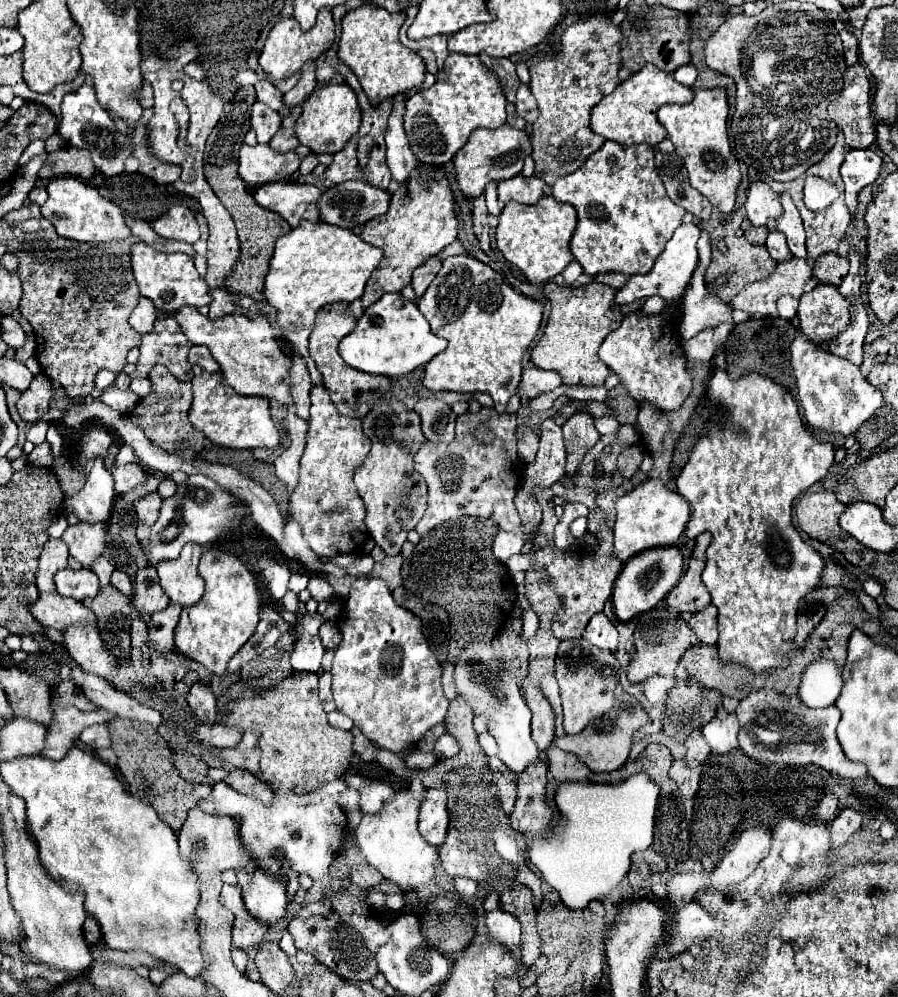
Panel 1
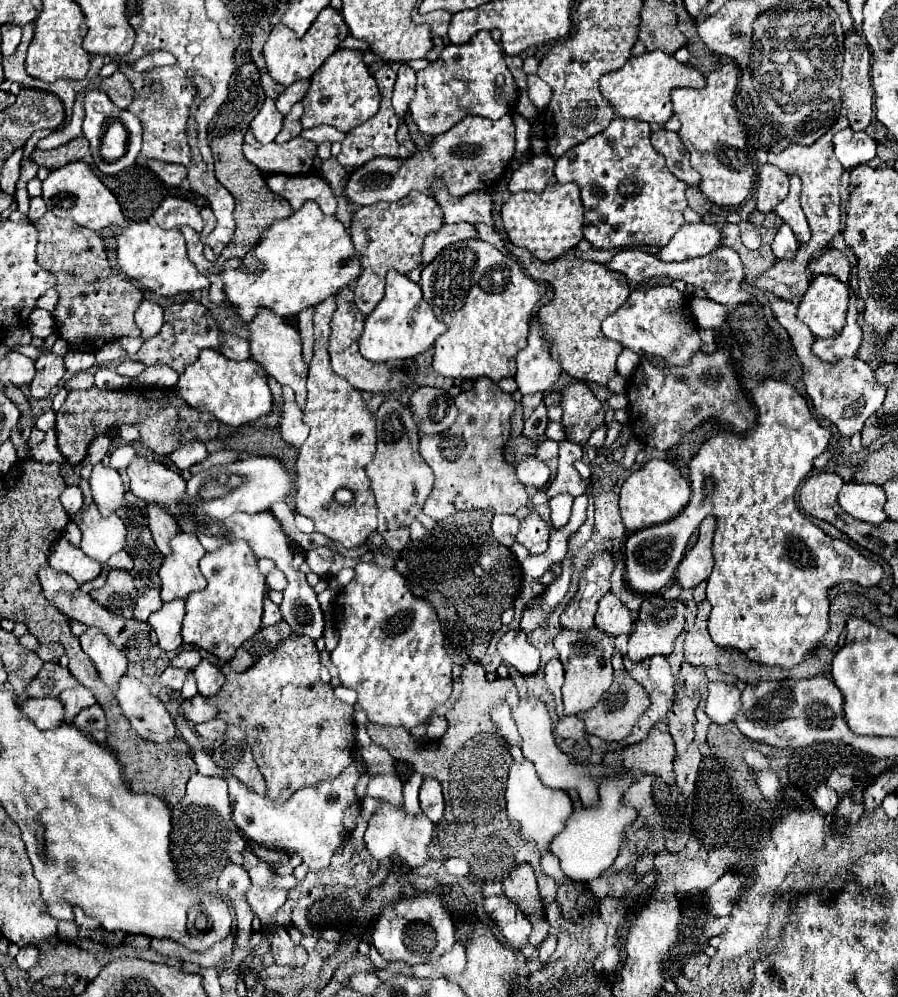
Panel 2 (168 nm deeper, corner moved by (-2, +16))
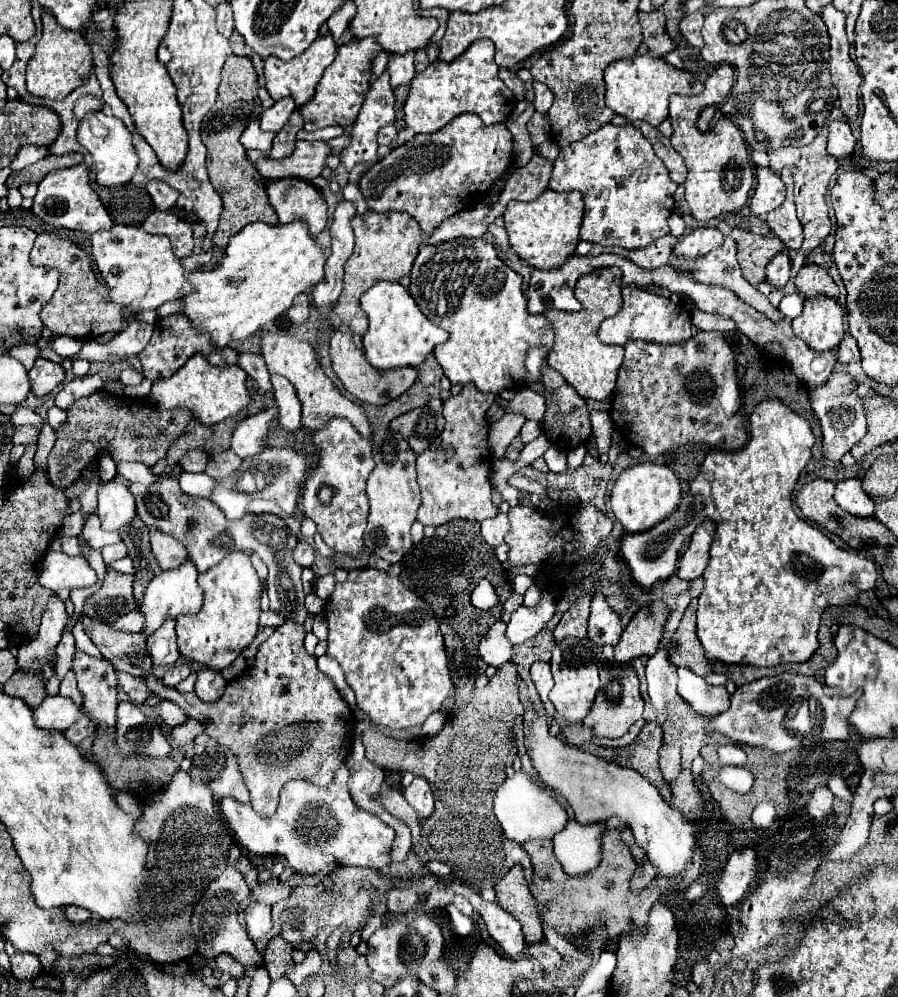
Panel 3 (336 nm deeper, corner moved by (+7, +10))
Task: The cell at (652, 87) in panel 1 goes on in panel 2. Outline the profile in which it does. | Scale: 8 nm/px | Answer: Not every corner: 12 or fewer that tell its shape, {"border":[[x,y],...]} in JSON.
{"border":[[651,50],[605,74],[615,116],[665,124],[679,86],[705,78]]}

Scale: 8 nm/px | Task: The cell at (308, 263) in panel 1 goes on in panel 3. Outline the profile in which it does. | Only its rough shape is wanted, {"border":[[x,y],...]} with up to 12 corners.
{"border":[[252,222],[182,312],[214,346],[254,336],[324,278],[304,222]]}

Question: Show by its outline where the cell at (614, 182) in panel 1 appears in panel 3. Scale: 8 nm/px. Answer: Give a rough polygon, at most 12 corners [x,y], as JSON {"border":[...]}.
{"border":[[632,124],[560,150],[582,240],[634,250],[670,232],[678,186]]}

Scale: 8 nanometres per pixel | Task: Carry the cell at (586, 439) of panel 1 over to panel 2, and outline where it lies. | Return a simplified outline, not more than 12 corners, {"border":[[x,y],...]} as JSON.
{"border":[[583,382],[561,390],[567,440],[585,446],[605,424],[603,404]]}

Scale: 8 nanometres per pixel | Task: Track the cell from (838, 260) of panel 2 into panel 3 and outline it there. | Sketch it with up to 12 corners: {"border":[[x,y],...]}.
{"border":[[816,264],[802,266],[796,288],[804,298],[838,298],[838,286]]}

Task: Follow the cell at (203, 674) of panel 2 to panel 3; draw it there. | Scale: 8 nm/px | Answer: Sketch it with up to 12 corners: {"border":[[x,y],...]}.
{"border":[[202,668],[196,694],[214,702],[224,694],[226,680],[220,672]]}

